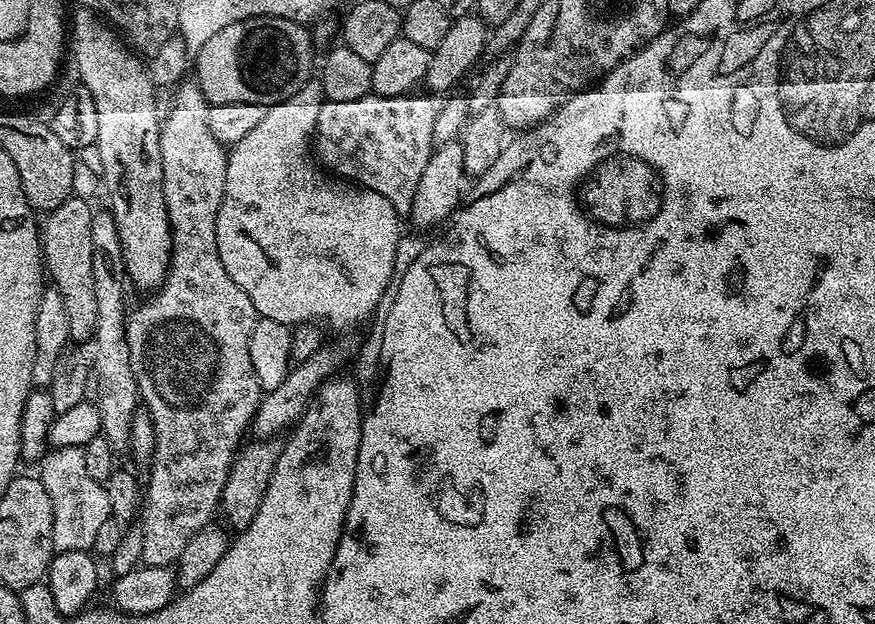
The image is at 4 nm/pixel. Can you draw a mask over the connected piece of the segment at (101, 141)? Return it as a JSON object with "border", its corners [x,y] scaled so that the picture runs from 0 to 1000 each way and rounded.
{"border":[[[88,11],[86,18],[80,26],[80,90],[82,83],[87,95],[87,109],[91,114],[90,133],[105,152],[107,171],[112,175],[112,221],[107,245],[114,255],[114,269],[119,274],[119,295],[123,300],[123,321],[128,325],[126,338],[139,388],[142,439],[150,460],[152,455],[169,471],[187,454],[192,444],[192,429],[197,425],[197,364],[185,304],[185,179],[178,175],[181,143],[169,122],[166,98],[155,91],[159,88],[138,63],[127,38],[102,13]]]}

